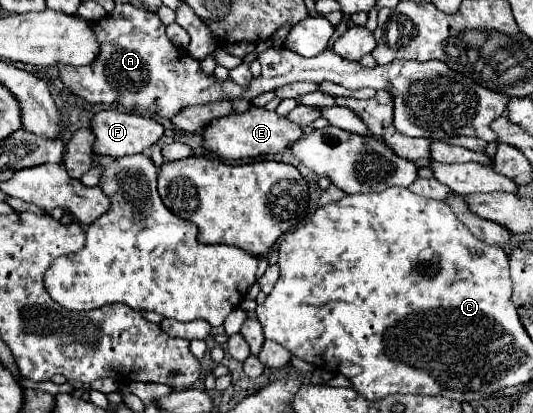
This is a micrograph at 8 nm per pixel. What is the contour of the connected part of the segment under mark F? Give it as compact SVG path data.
M101 110L99 114L93 116L91 128L95 130L95 136L97 136L93 152L97 156L111 156L111 158L141 154L147 148L151 148L165 132L163 124L153 118L145 118L145 116L129 114L129 112L119 112L119 110Z

